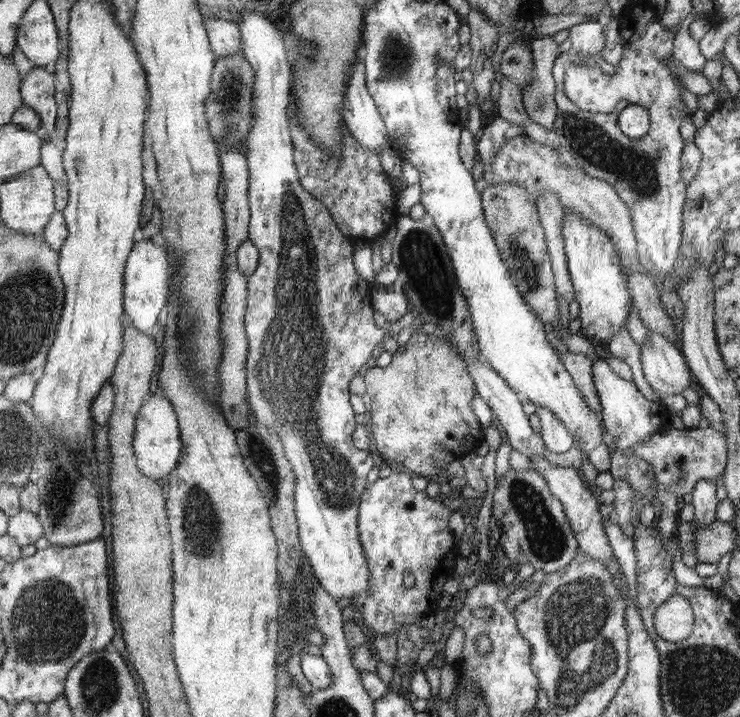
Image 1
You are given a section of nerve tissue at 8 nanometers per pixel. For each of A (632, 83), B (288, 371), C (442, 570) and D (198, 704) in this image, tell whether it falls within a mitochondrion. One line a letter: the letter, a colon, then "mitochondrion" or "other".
A: other
B: mitochondrion
C: other
D: other

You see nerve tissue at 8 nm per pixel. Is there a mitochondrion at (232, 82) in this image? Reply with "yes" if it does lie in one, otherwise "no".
yes

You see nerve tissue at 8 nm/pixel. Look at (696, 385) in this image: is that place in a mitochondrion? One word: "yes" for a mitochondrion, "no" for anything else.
no

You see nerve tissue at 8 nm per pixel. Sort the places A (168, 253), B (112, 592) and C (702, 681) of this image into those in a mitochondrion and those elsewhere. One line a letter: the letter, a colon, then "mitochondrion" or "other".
A: other
B: other
C: mitochondrion

